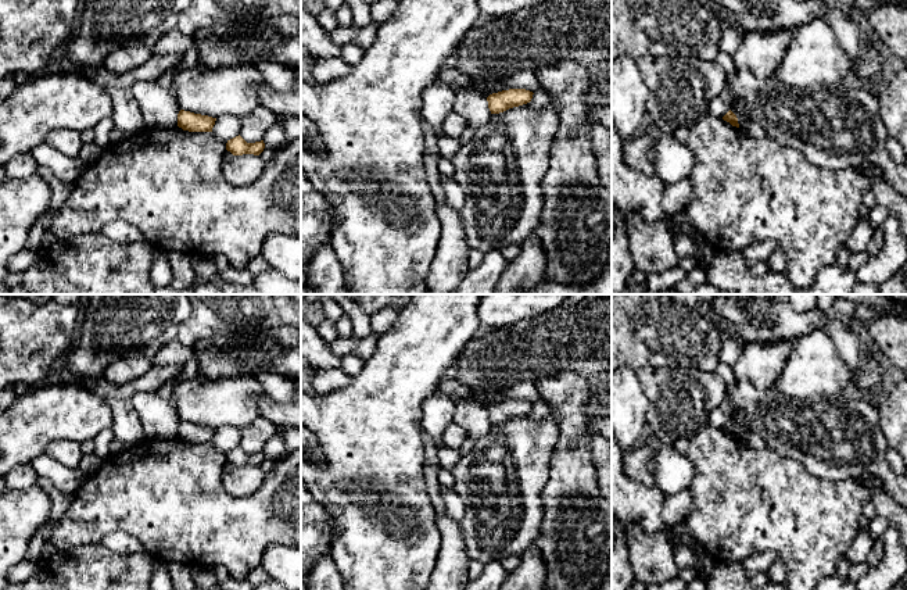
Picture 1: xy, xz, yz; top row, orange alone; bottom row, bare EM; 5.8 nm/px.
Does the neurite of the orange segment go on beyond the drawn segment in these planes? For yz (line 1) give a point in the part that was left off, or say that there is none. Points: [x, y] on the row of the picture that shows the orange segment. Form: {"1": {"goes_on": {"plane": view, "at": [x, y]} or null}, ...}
{"1": {"goes_on": null}}

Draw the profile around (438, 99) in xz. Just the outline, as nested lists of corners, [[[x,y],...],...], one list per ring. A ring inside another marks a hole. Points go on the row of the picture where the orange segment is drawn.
[[[440,81],[433,82],[422,94],[422,117],[435,136],[442,133],[442,124],[452,111],[455,94],[456,87]]]

